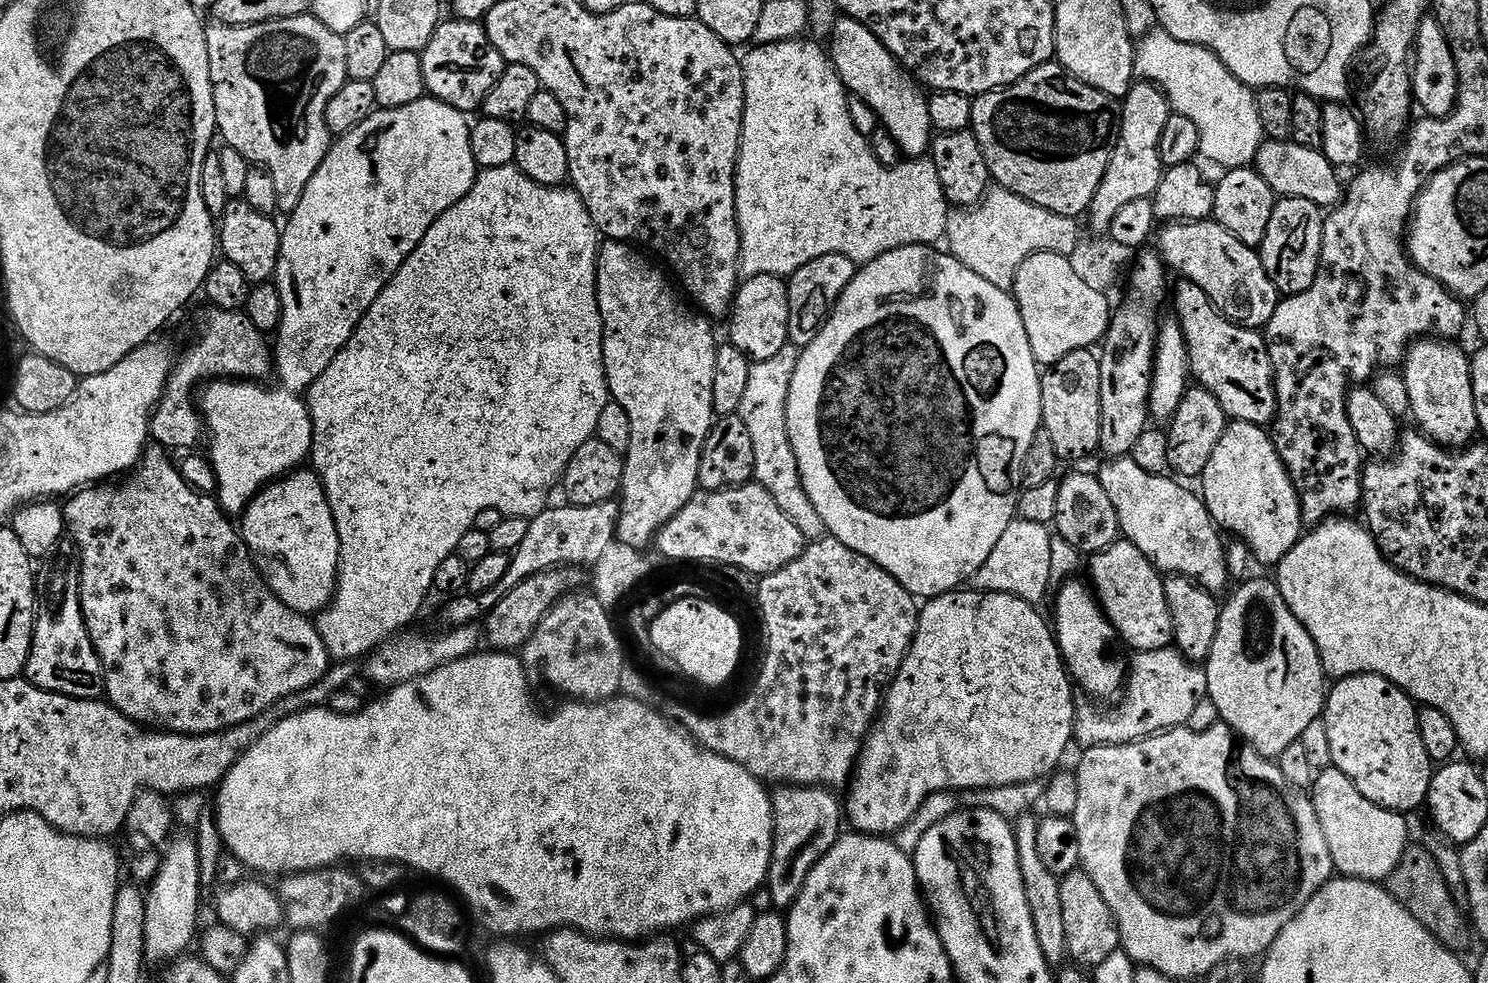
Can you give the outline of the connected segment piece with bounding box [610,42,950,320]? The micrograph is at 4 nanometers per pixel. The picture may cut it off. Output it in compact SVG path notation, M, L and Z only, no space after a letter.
M802 42L790 44L769 44L761 47L760 53L753 58L750 72L743 77L744 84L744 114L740 121L740 149L736 153L736 170L734 179L736 182L736 201L740 204L740 219L744 225L744 243L740 245L740 256L732 256L732 264L712 264L712 204L704 208L704 212L696 212L688 224L684 224L684 232L680 232L680 240L676 236L612 236L613 243L631 244L642 252L645 264L652 264L660 276L664 276L666 282L681 286L693 303L708 317L718 320L718 317L731 311L735 303L740 284L738 286L738 273L742 270L748 278L761 276L774 276L777 278L791 278L800 268L826 254L842 254L846 258L856 261L863 266L870 260L877 260L880 255L898 250L900 247L918 246L919 244L935 245L935 240L940 241L945 237L950 215L950 207L944 197L946 191L942 178L938 178L938 166L930 158L908 158L905 164L896 164L891 168L883 164L876 157L874 149L868 145L866 137L860 133L856 120L852 117L852 108L848 105L850 95L842 82L842 78L836 72L836 66L827 51L816 50L812 46L804 46Z

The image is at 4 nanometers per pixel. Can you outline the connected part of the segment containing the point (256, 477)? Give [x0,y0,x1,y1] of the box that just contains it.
[208,388,312,513]

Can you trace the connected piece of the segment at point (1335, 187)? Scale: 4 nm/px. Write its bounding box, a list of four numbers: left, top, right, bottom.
[1254,142,1342,210]

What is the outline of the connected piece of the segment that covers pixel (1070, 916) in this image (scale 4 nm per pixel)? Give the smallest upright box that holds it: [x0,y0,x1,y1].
[1059,870,1122,966]

